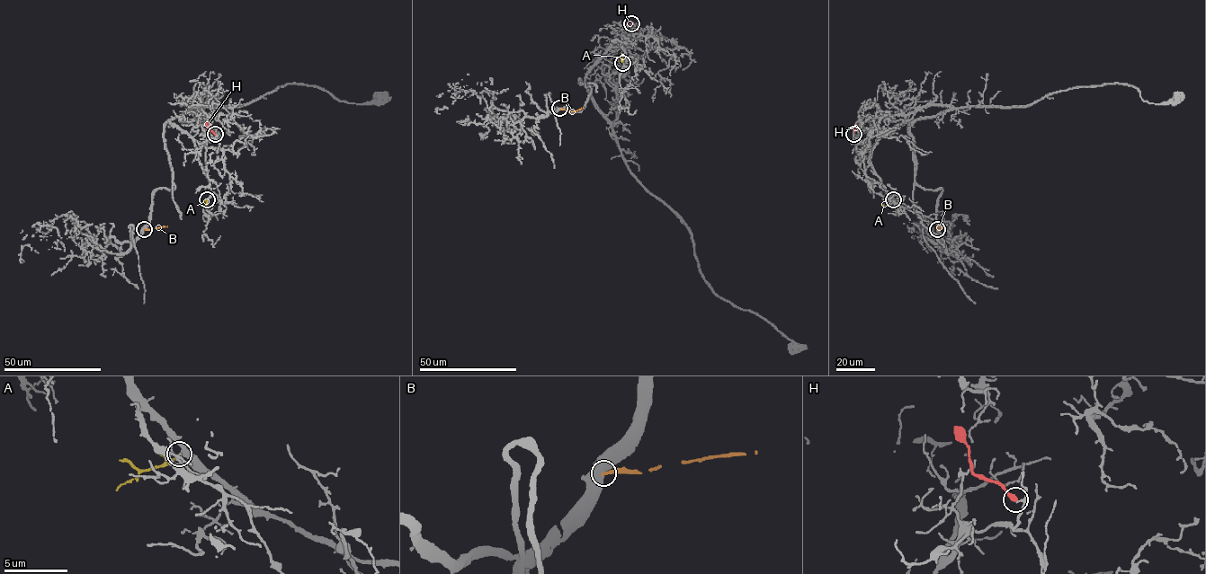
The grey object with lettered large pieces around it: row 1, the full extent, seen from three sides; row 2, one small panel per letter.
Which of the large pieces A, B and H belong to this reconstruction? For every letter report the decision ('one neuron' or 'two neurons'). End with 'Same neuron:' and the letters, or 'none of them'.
A: one neuron
B: two neurons
H: two neurons
Same neuron: A

